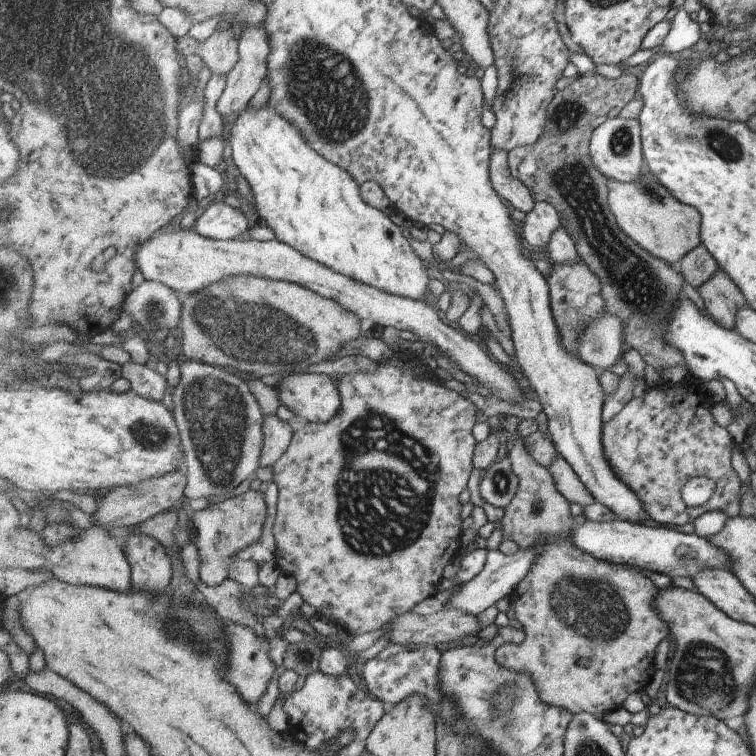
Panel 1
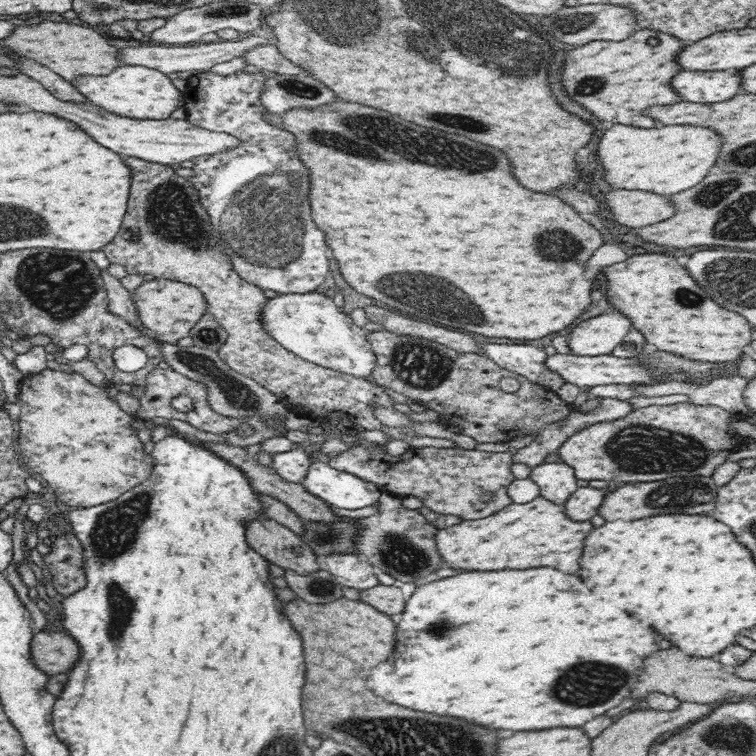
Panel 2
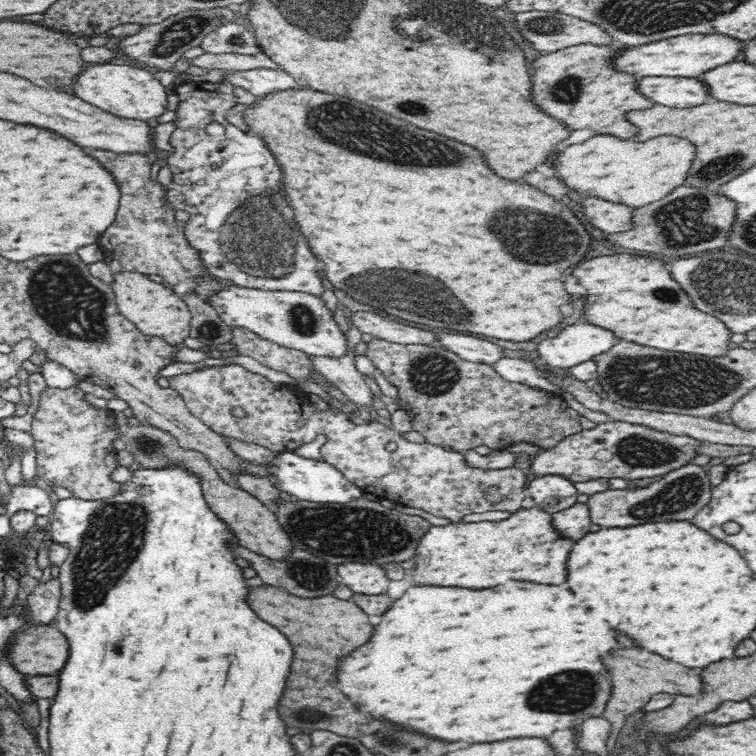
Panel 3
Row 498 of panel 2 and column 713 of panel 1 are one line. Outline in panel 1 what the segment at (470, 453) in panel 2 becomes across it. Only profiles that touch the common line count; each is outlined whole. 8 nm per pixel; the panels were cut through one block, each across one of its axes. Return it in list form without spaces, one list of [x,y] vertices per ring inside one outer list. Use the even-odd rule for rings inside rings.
[[[687,374],[686,378],[677,383],[659,385],[654,390],[648,390],[642,397],[635,397],[629,404],[609,422],[604,422],[603,444],[608,461],[612,469],[621,480],[624,480],[641,499],[644,500],[644,509],[649,518],[667,527],[678,527],[697,521],[701,514],[709,510],[721,510],[725,517],[735,518],[740,515],[742,508],[739,480],[731,468],[731,438],[725,428],[719,428],[709,412],[707,402],[701,396],[702,383],[696,375]],[[699,476],[711,479],[715,483],[713,494],[701,506],[688,507],[683,500],[685,484]]]

